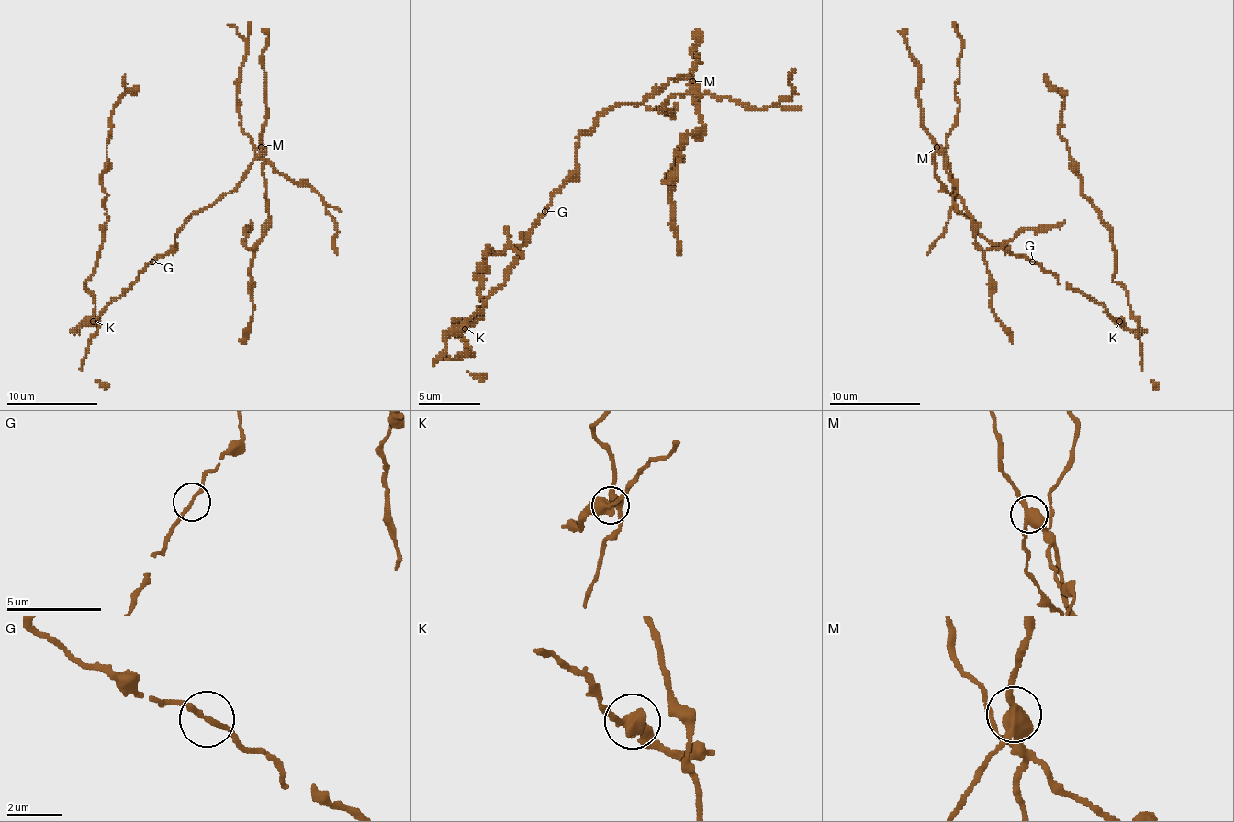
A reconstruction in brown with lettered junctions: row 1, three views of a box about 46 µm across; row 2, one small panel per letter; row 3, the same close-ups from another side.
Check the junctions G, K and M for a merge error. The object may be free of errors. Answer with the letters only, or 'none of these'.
M

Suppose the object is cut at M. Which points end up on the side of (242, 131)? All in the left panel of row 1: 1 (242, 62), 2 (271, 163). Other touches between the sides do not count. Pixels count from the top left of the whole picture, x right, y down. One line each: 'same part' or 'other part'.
1: same part
2: same part

